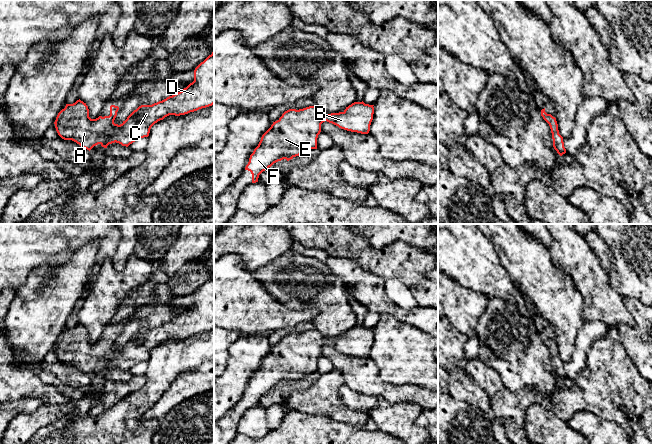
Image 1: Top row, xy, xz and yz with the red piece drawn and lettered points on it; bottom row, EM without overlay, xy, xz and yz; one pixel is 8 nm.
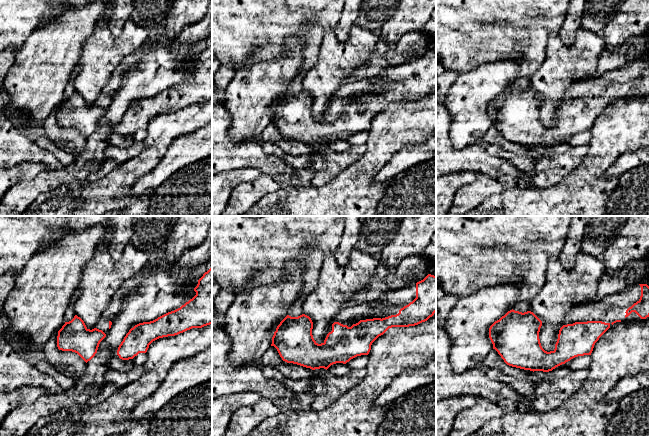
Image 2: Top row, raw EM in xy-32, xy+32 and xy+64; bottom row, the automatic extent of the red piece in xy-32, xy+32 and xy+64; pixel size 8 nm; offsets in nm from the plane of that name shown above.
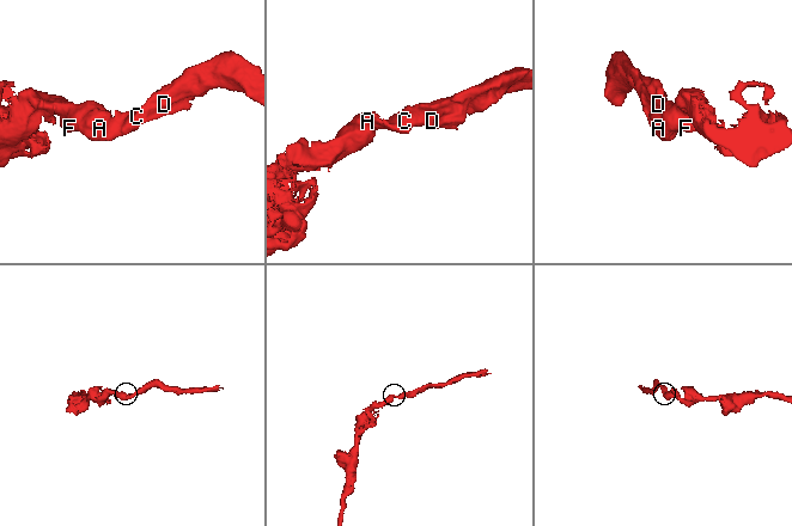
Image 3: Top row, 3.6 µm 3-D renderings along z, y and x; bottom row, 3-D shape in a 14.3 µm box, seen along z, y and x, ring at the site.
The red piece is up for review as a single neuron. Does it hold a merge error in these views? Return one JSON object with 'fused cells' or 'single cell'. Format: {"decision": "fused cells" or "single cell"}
{"decision": "single cell"}

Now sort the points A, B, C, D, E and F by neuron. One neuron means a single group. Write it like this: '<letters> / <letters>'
A B C D E F

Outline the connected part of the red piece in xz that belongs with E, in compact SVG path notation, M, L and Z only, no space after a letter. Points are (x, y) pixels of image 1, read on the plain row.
M354 326L343 336L326 338L318 330L309 330L303 333L289 333L262 359L258 370L250 379L245 391L252 398L252 407L258 406L259 399L271 391L274 387L286 383L287 385L308 377L311 373L317 373L317 362L321 356L321 348L325 345L338 350L341 353L368 358L373 344L374 329L362 326Z

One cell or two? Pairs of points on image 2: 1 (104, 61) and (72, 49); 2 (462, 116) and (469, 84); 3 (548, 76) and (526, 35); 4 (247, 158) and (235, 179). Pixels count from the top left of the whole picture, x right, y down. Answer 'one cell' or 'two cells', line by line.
1: two cells
2: one cell
3: two cells
4: two cells

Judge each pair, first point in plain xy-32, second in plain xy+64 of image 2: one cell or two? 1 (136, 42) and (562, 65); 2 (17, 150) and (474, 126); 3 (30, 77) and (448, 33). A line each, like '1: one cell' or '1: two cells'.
1: one cell
2: two cells
3: two cells

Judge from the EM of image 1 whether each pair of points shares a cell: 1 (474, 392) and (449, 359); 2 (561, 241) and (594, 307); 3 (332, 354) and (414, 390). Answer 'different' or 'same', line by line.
1: same
2: same
3: same

